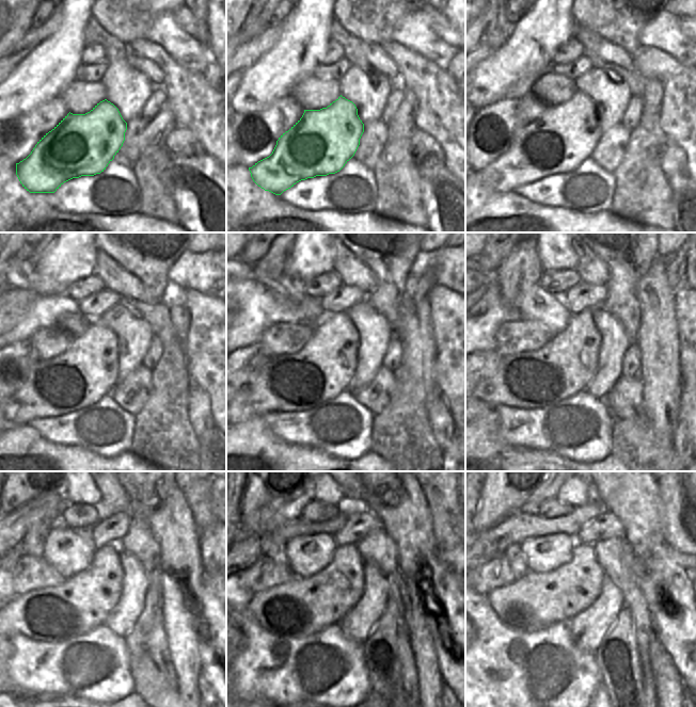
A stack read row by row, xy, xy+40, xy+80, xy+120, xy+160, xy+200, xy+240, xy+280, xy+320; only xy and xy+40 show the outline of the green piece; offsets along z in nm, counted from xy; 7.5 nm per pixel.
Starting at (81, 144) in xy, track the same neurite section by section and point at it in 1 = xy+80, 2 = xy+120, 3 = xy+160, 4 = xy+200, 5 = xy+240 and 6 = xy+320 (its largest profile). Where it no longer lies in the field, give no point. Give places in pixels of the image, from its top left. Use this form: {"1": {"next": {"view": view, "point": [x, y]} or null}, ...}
{"1": {"next": {"view": "xy+80", "point": [566, 134]}}, "2": {"next": {"view": "xy+120", "point": [88, 370]}}, "3": {"next": {"view": "xy+160", "point": [325, 367]}}, "4": {"next": {"view": "xy+200", "point": [564, 367]}}, "5": {"next": {"view": "xy+240", "point": [83, 601]}}, "6": {"next": {"view": "xy+320", "point": [546, 598]}}}

